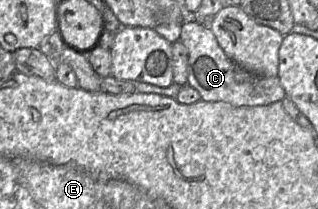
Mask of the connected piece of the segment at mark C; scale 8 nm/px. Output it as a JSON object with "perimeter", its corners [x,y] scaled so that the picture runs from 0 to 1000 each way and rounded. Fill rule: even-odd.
{"perimeter":[[[604,86],[572,115],[563,196],[591,244],[588,402],[623,435],[632,478],[711,488],[739,512],[792,512],[846,502],[893,474],[896,435],[871,364],[818,368],[758,325],[711,268],[664,139],[623,115]]]}

